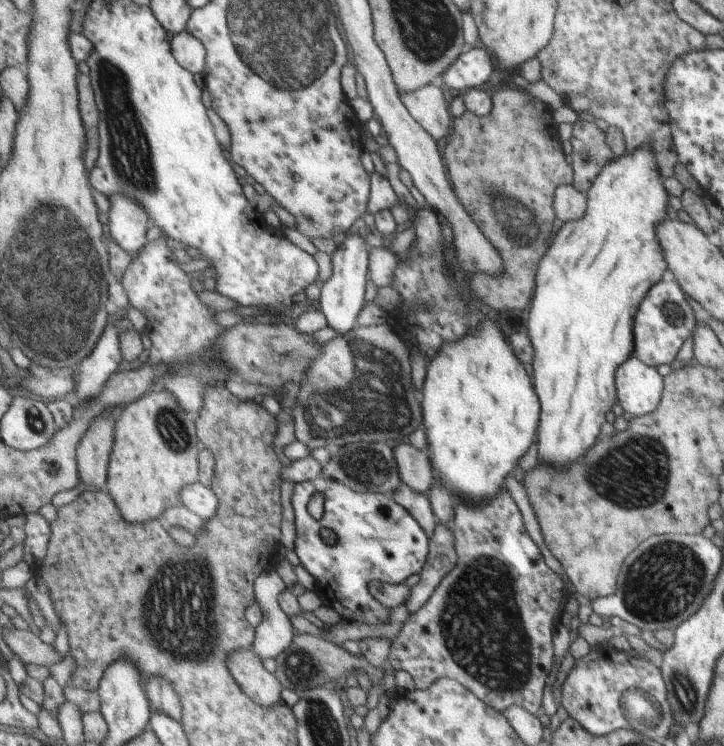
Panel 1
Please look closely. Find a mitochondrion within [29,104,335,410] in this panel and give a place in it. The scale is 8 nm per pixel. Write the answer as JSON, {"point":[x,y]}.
{"point":[291,355]}

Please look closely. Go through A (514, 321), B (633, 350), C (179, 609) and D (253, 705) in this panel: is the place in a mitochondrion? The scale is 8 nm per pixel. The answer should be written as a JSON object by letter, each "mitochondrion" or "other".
{"A":"other","B":"other","C":"mitochondrion","D":"other"}

